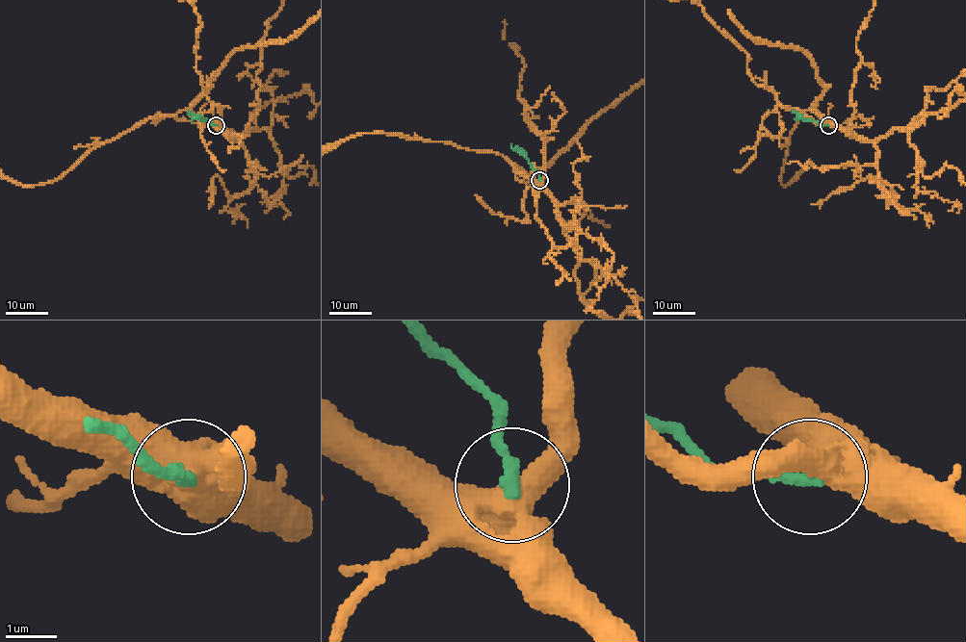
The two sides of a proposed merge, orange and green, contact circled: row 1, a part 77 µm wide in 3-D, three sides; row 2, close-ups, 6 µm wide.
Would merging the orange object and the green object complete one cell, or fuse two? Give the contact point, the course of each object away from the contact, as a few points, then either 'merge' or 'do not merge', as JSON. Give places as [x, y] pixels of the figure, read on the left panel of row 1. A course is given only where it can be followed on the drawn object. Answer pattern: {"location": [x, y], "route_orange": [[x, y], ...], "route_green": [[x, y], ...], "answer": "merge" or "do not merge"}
{"location": [216, 125], "route_orange": [[217, 125], [199, 120], [188, 111], [146, 118], [90, 149], [51, 181], [31, 186], [3, 179]], "route_green": [[216, 125], [188, 112]], "answer": "do not merge"}

